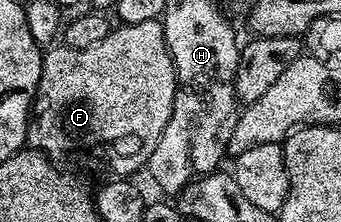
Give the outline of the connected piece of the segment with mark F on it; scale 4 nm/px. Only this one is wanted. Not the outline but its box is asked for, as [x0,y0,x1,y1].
[27,20,177,179]

